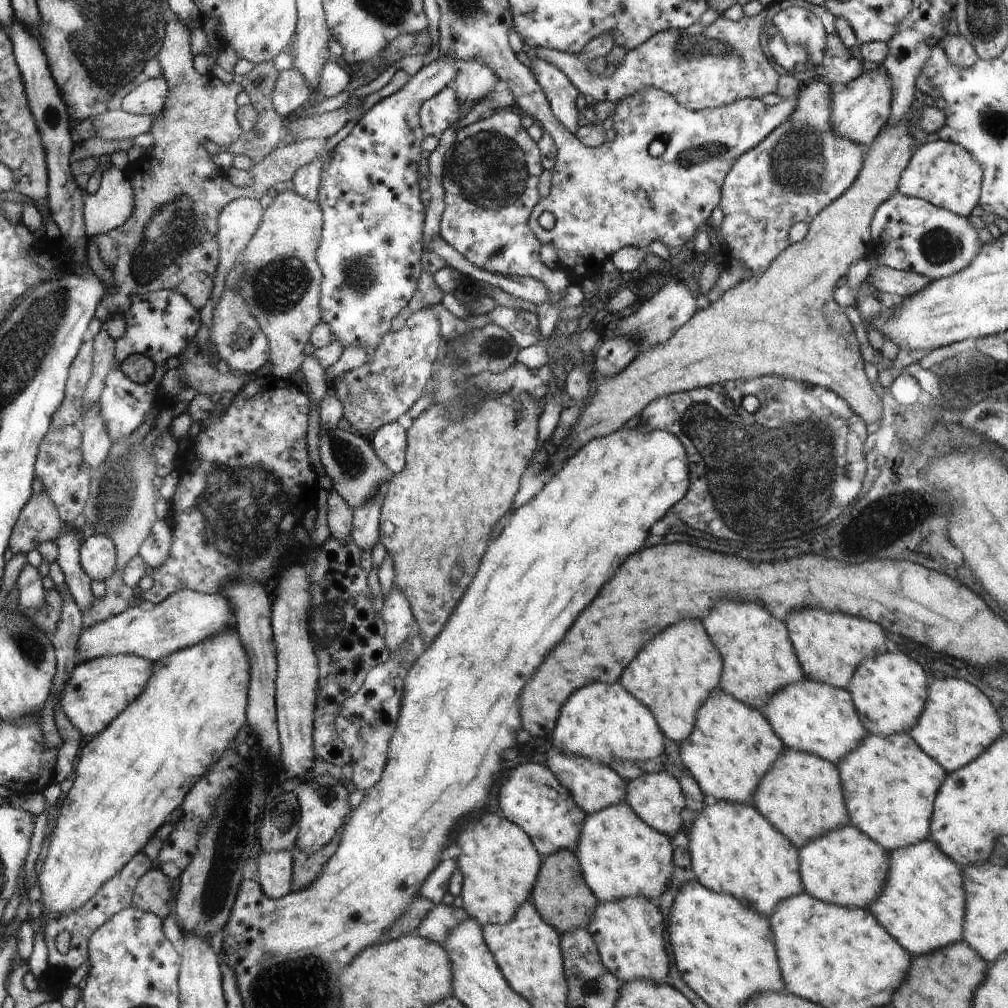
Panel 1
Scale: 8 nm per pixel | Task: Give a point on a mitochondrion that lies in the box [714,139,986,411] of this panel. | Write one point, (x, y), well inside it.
(939, 245)

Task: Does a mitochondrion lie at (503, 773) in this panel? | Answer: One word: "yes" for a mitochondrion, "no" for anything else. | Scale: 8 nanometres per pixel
no

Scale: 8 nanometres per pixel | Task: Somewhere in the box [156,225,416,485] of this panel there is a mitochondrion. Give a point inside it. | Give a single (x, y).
(277, 287)

